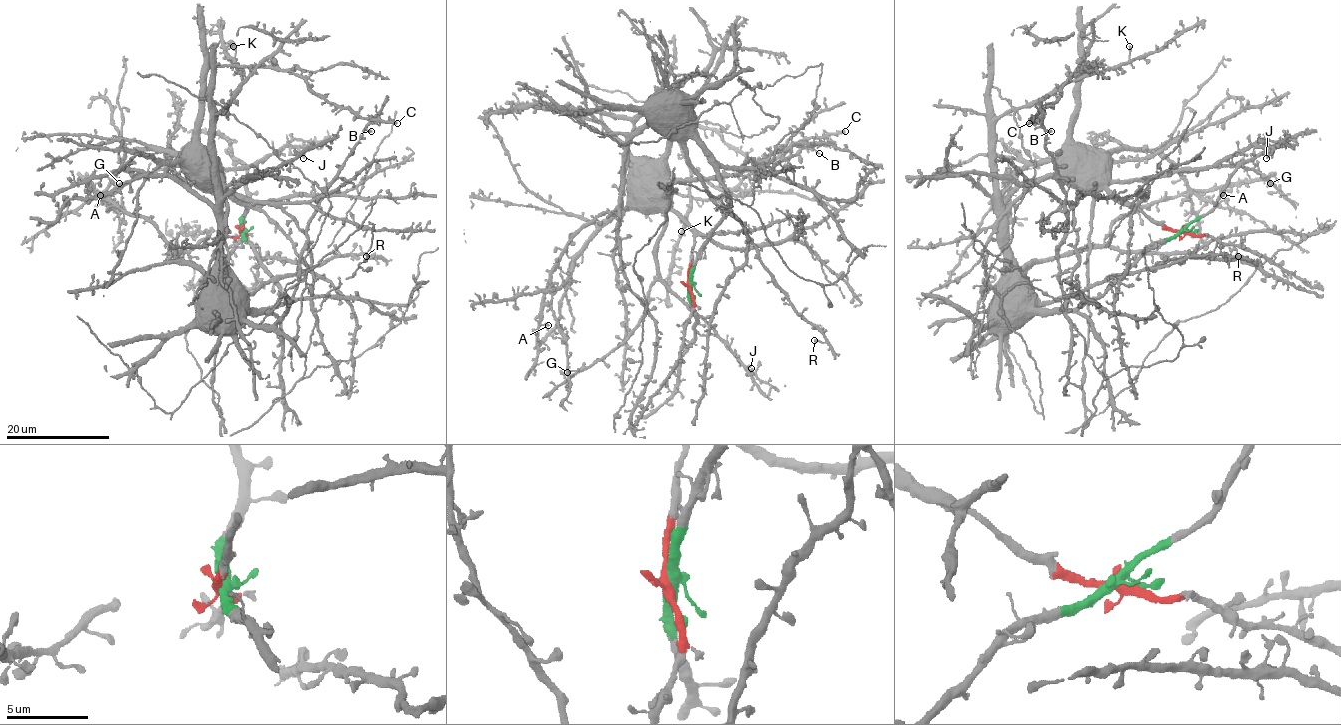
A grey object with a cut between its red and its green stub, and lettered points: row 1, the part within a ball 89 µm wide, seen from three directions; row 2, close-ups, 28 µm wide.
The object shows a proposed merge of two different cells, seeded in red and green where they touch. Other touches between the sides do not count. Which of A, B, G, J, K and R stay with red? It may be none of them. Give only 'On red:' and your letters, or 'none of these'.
On red: G, J

